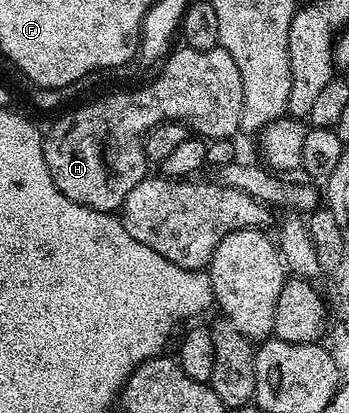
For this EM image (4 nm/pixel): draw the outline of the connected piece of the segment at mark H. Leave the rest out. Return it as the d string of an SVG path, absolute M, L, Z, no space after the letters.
M220 47L180 48L164 58L161 74L150 85L89 101L74 113L63 114L49 133L47 129L43 137L45 162L55 187L67 199L103 213L120 210L131 187L147 176L145 135L162 121L182 122L205 139L236 138L243 115L243 79L235 59Z

